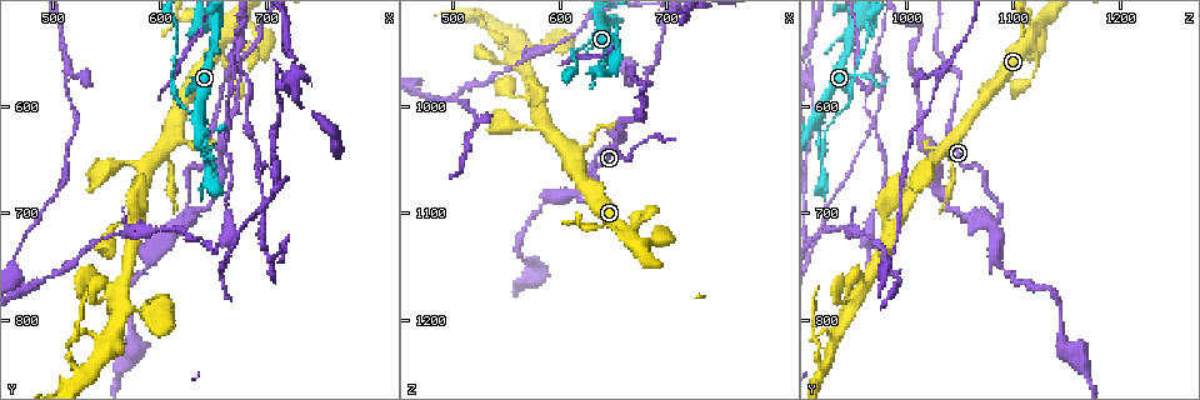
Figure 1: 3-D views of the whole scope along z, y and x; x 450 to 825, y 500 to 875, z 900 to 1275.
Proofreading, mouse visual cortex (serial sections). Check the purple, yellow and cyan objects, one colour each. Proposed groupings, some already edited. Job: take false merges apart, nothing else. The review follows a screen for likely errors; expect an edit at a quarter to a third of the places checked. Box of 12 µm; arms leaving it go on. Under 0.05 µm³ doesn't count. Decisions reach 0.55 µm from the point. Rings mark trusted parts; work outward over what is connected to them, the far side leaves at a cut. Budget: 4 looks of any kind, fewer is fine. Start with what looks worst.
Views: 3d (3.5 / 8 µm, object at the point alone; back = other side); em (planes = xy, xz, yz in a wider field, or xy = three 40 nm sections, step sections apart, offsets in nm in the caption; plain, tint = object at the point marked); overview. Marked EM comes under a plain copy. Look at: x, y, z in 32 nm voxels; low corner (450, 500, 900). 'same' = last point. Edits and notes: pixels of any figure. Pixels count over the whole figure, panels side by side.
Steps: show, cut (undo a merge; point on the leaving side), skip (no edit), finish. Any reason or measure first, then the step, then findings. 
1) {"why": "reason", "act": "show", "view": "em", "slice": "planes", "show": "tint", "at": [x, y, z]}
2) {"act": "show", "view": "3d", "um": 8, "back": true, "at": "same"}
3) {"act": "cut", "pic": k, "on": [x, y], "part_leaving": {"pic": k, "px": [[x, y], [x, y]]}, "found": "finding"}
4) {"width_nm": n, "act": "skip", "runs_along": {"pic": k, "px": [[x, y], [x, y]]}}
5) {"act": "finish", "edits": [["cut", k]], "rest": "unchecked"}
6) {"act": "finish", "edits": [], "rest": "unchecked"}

{"why": "sharp bend", "act": "show", "view": "3d", "um": 3.5, "at": [628, 656, 1070]}

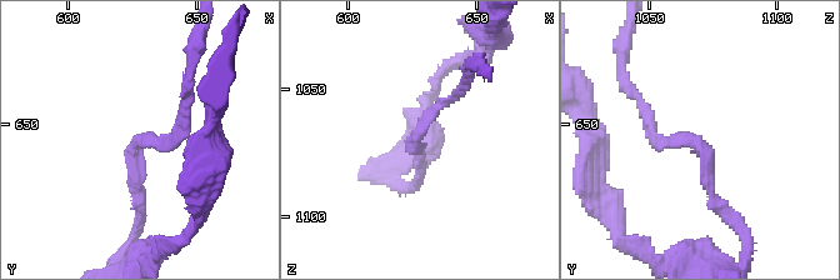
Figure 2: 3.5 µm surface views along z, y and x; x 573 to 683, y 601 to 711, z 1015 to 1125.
{"arm_widths_nm": [150, 150], "why": "now the EM", "act": "show", "view": "em", "slice": "xy", "step": 5, "show": "tint", "at": [626, 657, 1070]}

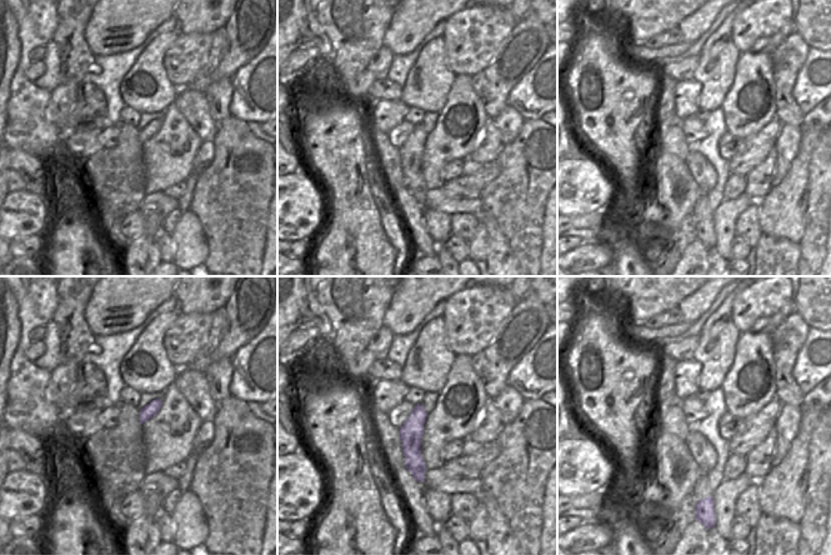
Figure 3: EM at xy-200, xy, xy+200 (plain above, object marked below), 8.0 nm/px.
{"act": "skip", "runs_along": {"pic": 3, "px": [[417, 408], [413, 458], [420, 478]]}, "found": "one cell here"}

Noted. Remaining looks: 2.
{"why": "three arms meet", "act": "show", "view": "3d", "um": 3.5, "at": [616, 710, 1082]}

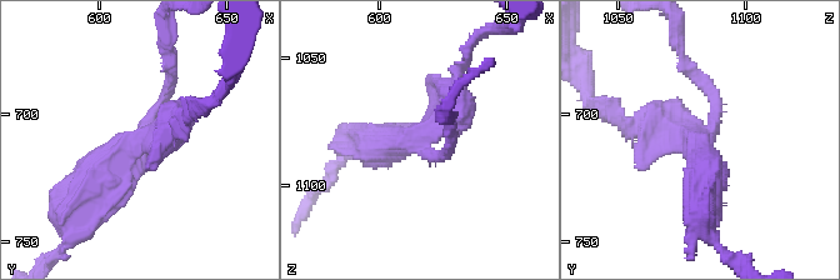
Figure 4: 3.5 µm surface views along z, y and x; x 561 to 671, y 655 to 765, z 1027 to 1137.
{"why": "need the tissue", "act": "show", "view": "em", "slice": "xy", "step": 1, "show": "tint", "at": [615, 710, 1083]}

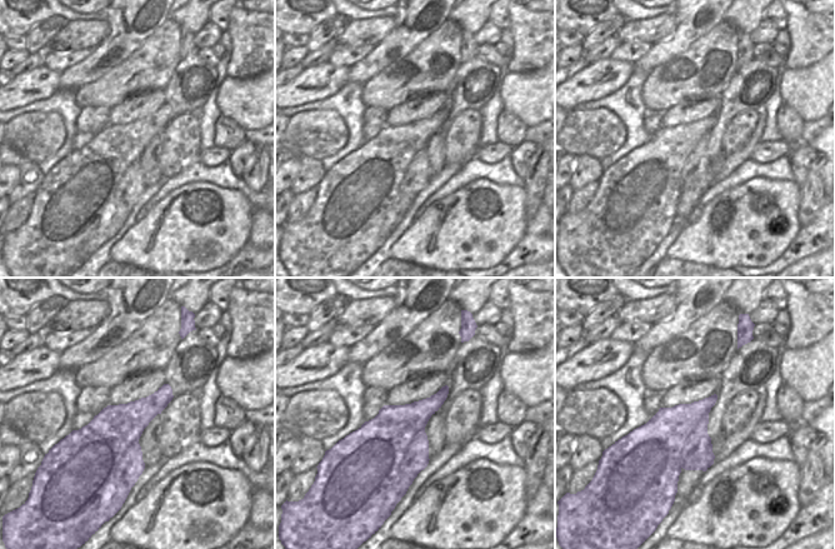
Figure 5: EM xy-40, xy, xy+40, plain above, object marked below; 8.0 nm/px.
{"act": "cut", "pic": 4, "on": [670, 113], "found": "a second cell is stuck on"}

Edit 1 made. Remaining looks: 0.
{"act": "finish", "edits": [["cut", 4]], "rest": "unchecked"}

